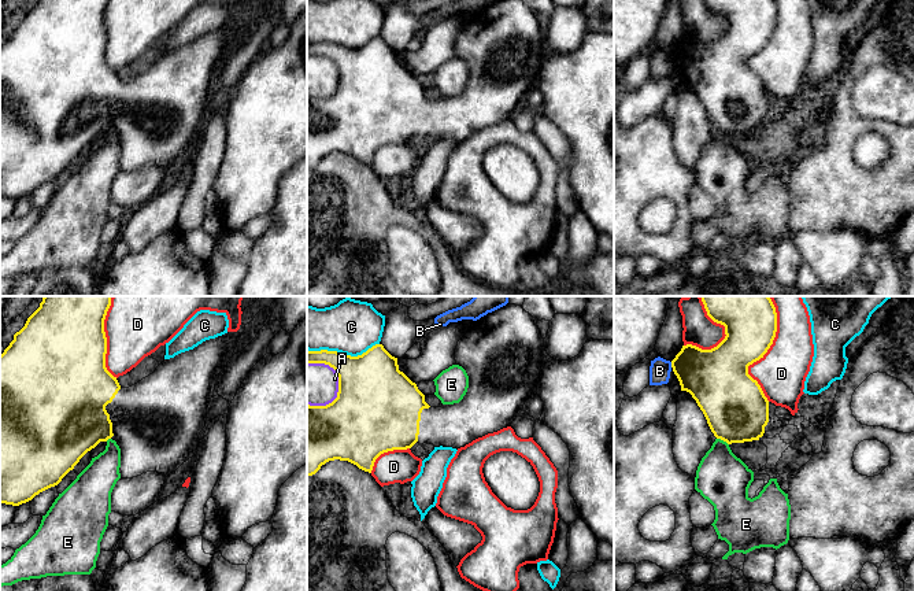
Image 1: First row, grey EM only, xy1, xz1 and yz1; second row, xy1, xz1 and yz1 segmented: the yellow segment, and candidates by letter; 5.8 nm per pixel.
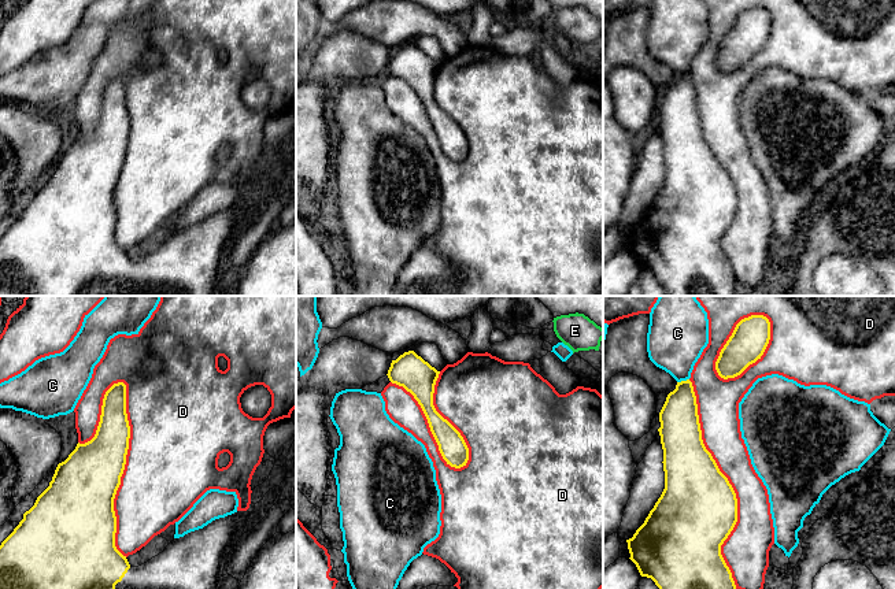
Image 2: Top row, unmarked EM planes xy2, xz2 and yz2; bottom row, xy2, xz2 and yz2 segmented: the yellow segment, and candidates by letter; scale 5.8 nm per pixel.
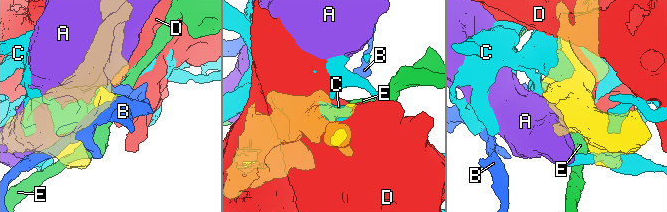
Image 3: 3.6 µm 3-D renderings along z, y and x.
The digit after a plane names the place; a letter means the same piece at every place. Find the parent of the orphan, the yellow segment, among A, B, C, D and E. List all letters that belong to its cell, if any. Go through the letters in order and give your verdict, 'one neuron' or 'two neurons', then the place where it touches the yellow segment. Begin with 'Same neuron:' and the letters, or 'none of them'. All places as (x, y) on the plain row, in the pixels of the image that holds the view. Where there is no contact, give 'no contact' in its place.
Same neuron: none of them
A: two neurons; contact xz1 (337, 67)
B: two neurons; contact yz1 (672, 58)
C: two neurons; contact xz1 (343, 47)
D: two neurons; contact xy2 (124, 162)
E: two neurons; contact yz1 (722, 132)

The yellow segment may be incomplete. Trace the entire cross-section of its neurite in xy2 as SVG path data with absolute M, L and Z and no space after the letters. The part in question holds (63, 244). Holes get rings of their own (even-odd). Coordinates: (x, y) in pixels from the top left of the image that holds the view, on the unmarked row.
M123 75L114 77L104 88L100 115L95 130L85 136L77 137L69 151L59 156L49 179L37 190L34 199L23 207L23 212L14 225L0 238L0 296L217 296L217 279L223 267L226 252L237 237L247 219L255 197L251 196L247 204L237 204L225 211L219 211L204 219L203 222L191 225L184 230L174 231L166 242L147 256L132 260L115 240L117 210L114 204L114 192L121 178L121 170L126 158L129 142L130 119L126 107L126 78Z

